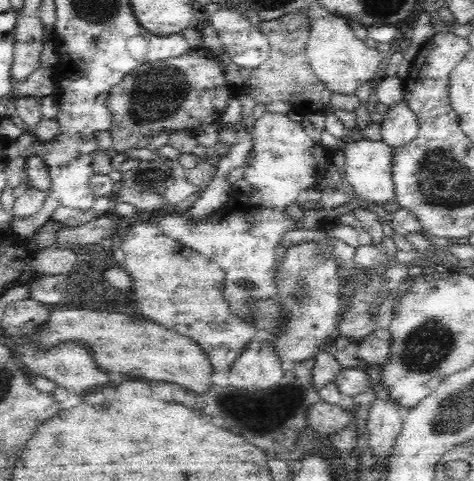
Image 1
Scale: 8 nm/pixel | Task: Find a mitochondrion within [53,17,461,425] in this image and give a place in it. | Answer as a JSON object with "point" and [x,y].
{"point":[157,95]}

